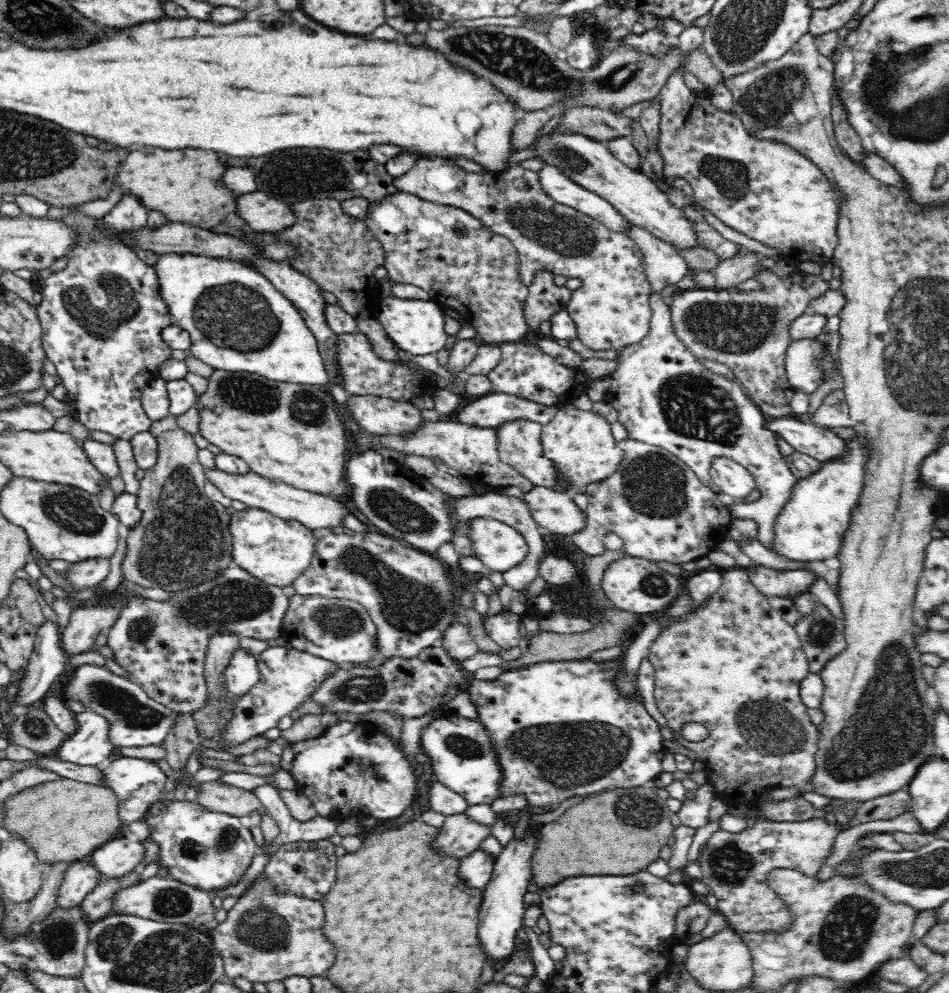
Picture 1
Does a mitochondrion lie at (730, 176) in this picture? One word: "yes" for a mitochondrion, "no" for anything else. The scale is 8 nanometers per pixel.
yes

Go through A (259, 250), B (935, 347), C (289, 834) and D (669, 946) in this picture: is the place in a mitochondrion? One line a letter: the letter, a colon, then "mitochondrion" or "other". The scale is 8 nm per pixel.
A: other
B: mitochondrion
C: other
D: other

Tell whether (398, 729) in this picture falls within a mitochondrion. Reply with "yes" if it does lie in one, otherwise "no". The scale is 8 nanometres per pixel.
no

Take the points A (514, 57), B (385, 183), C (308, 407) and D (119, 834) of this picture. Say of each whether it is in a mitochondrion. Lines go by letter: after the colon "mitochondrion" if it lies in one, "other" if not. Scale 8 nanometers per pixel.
A: mitochondrion
B: other
C: mitochondrion
D: other

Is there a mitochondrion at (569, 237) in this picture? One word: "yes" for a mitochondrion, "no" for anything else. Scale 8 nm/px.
yes

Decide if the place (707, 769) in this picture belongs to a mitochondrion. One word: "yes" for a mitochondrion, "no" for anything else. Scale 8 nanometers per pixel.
no

